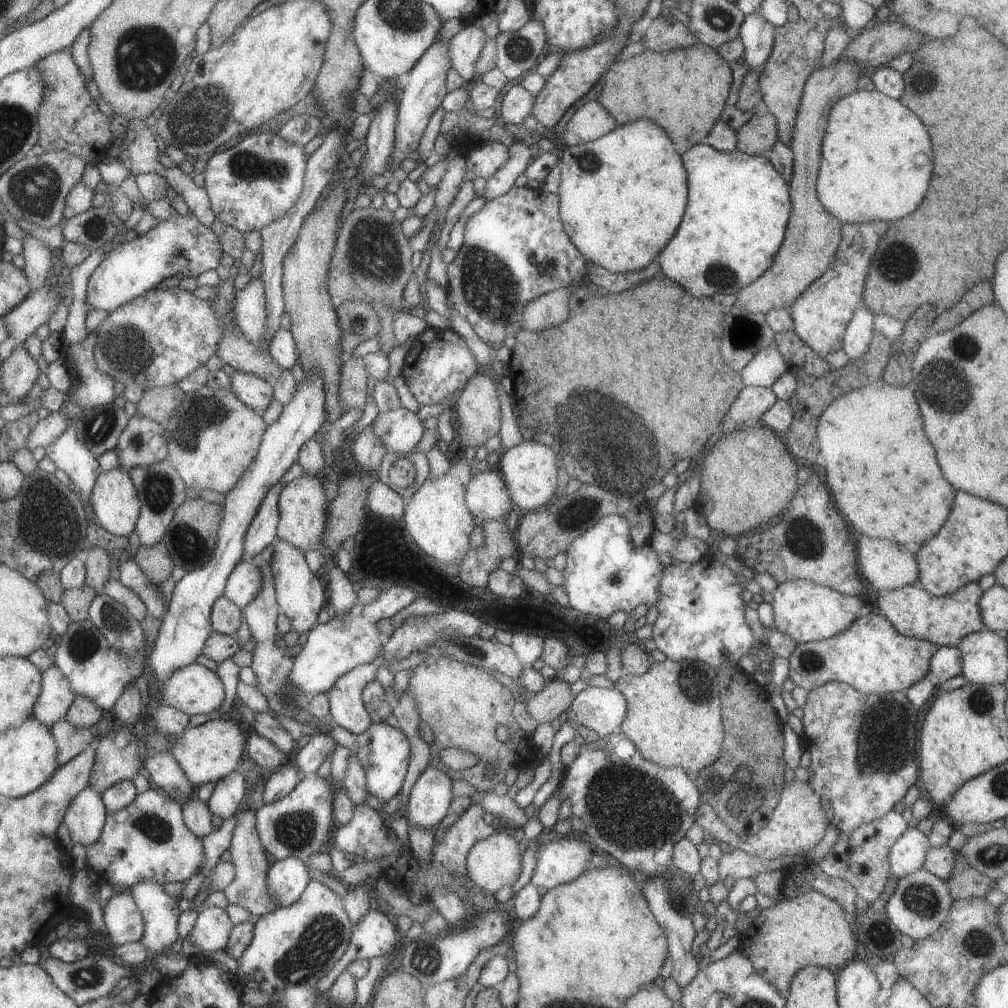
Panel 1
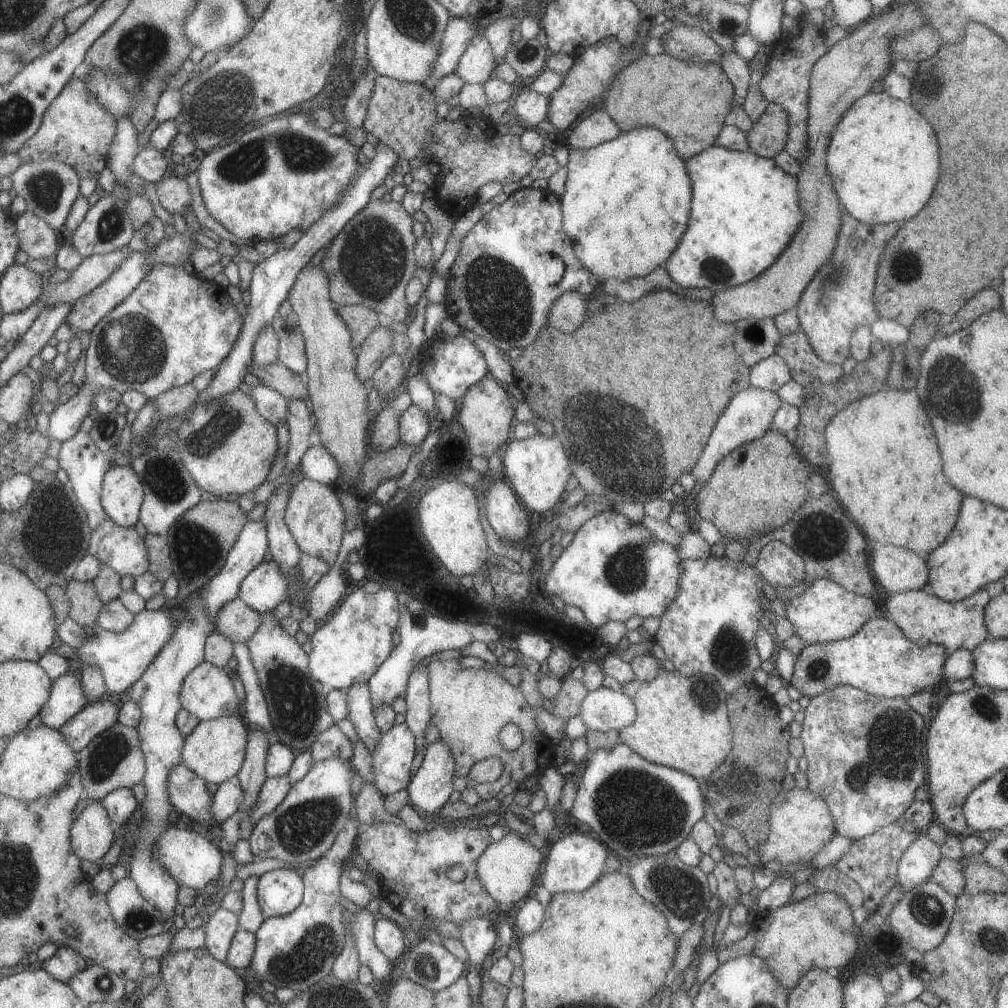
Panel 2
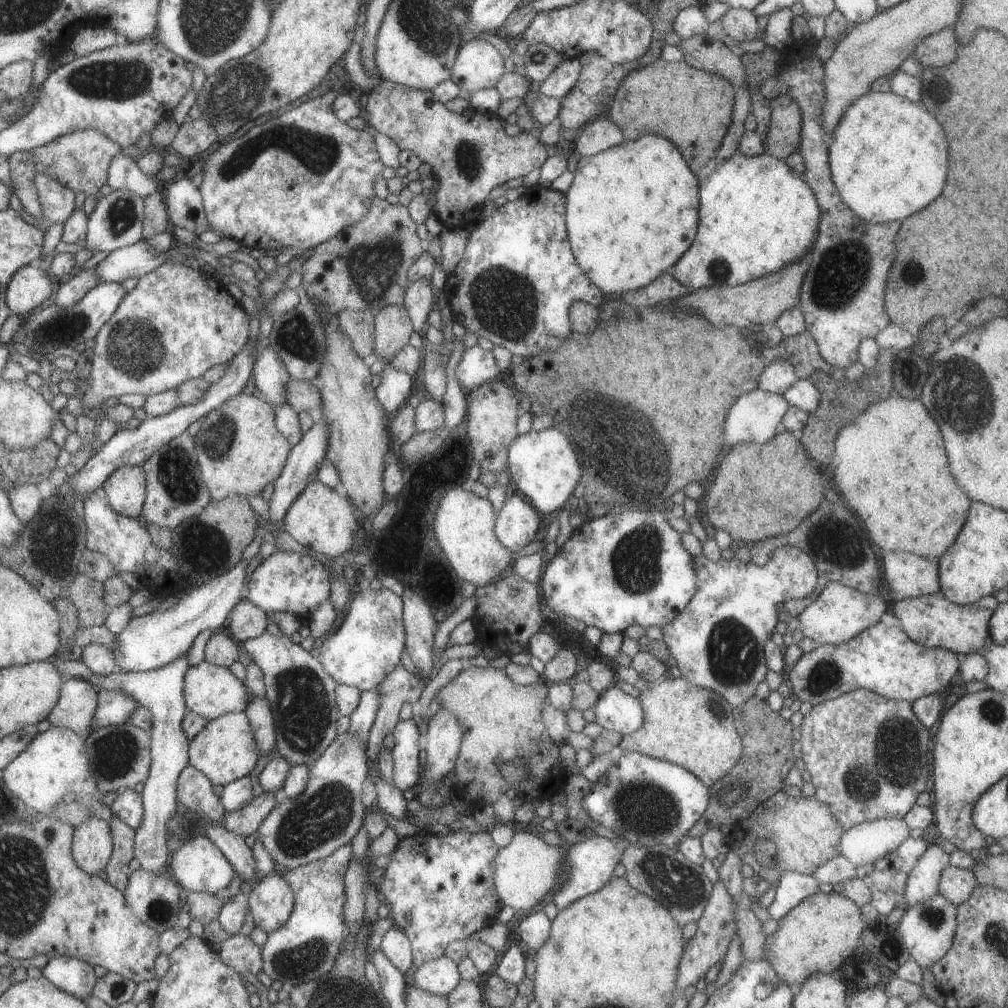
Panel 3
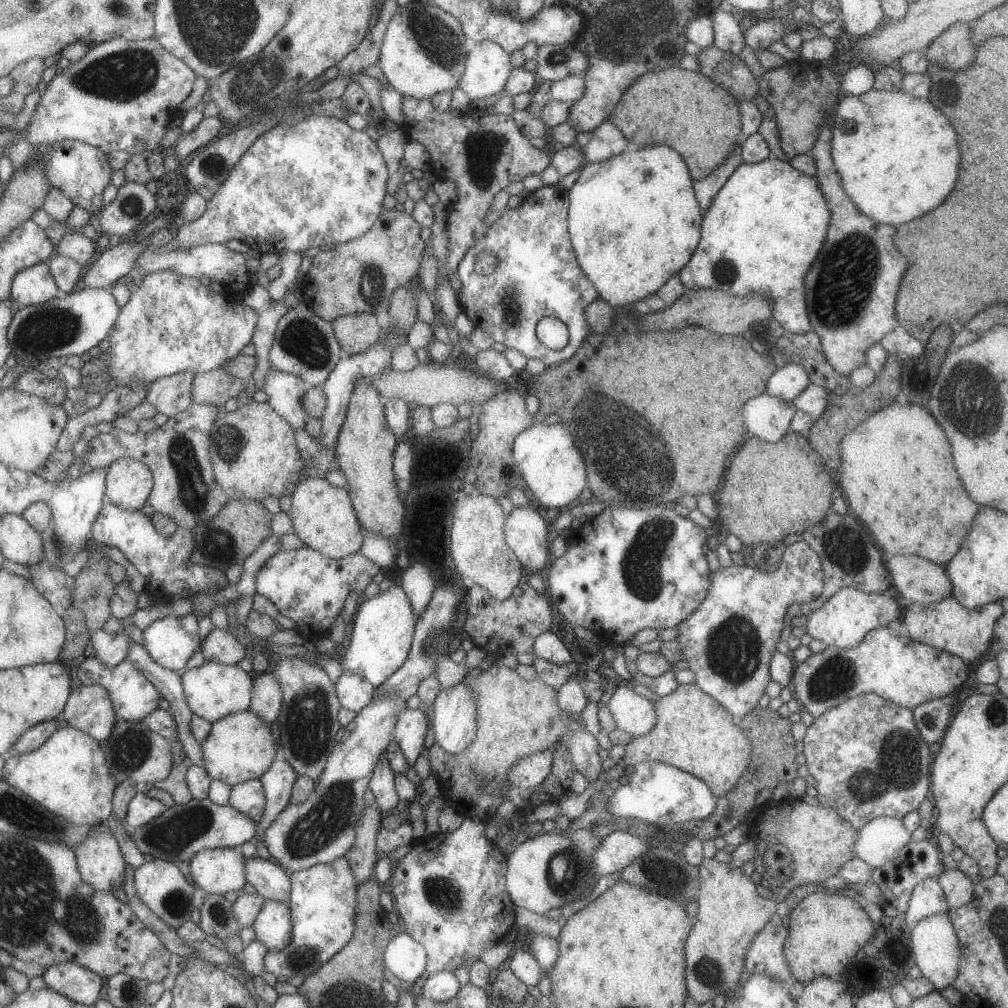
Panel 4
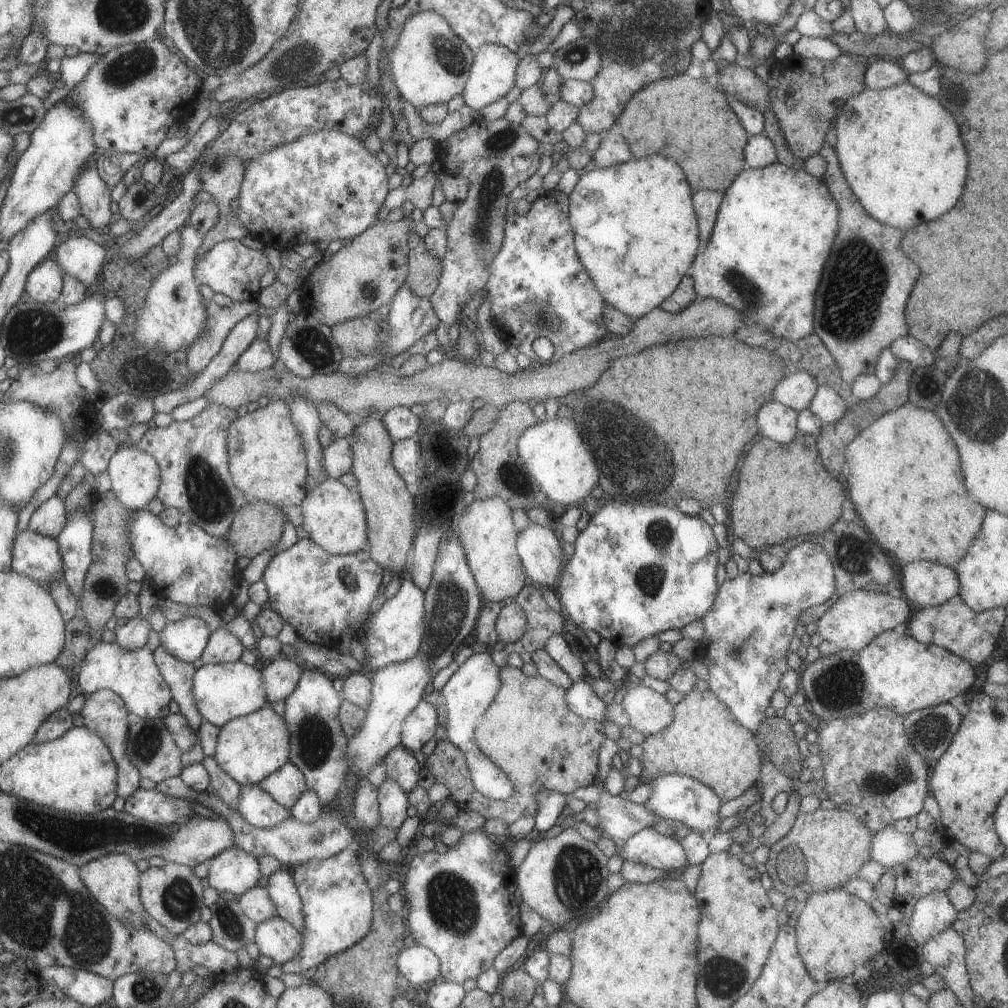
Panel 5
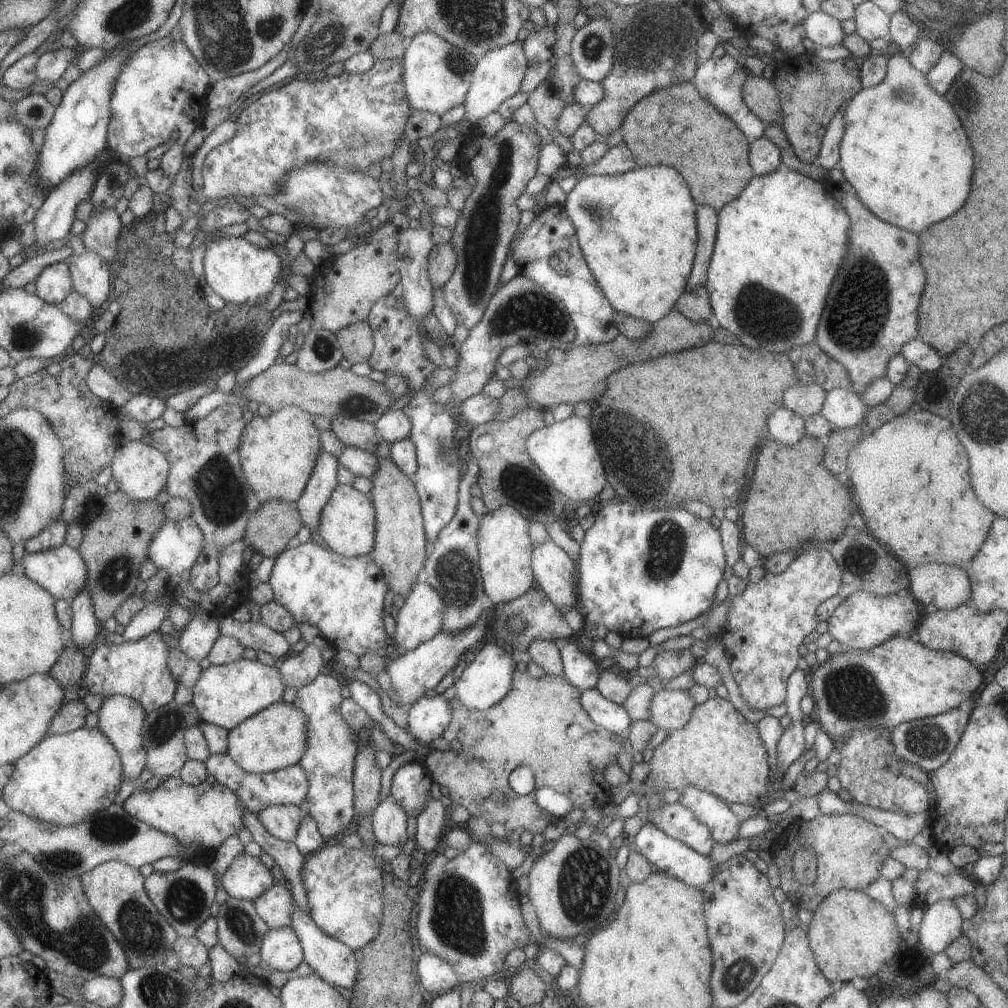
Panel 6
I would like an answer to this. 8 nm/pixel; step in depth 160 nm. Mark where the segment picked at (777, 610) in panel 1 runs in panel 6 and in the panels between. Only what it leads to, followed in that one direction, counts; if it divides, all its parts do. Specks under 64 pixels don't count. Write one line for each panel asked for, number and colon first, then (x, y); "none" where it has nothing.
2: (824, 611)
3: (838, 613)
4: (845, 617)
5: (855, 618)
6: (863, 620)

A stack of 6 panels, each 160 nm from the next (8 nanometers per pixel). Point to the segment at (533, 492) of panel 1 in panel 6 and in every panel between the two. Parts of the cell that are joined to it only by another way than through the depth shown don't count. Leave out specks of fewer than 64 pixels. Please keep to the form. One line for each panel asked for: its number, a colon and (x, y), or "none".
2: (536, 468)
3: (541, 464)
4: (549, 463)
5: (553, 452)
6: (565, 453)

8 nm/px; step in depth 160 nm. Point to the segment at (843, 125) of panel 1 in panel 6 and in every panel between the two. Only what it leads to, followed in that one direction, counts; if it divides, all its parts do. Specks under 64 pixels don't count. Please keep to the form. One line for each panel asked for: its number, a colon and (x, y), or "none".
2: (883, 160)
3: (887, 156)
4: (896, 156)
5: (899, 149)
6: (903, 150)

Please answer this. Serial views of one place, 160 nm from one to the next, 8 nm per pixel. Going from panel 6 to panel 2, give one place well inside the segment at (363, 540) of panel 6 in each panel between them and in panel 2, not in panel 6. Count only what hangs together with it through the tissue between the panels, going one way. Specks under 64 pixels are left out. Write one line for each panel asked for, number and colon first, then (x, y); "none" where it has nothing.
2: (313, 514)
3: (320, 518)
4: (322, 515)
5: (334, 518)

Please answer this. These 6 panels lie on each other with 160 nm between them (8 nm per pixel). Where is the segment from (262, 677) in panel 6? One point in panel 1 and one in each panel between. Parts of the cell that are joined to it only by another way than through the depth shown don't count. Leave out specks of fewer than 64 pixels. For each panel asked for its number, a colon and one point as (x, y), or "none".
1: (193, 689)
2: (206, 692)
3: (210, 691)
4: (211, 691)
5: (222, 692)

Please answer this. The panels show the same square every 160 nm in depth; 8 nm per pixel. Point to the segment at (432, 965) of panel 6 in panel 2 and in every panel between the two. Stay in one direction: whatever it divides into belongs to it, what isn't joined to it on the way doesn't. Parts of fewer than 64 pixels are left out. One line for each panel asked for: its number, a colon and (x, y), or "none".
2: (388, 937)
3: (394, 945)
4: (406, 959)
5: (418, 964)

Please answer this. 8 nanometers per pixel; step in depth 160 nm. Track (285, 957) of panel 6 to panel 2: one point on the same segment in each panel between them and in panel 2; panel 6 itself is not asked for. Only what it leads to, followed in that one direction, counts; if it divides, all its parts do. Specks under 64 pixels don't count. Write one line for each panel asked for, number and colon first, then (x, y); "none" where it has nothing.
2: (278, 891)
3: (270, 902)
4: (272, 926)
5: (276, 939)

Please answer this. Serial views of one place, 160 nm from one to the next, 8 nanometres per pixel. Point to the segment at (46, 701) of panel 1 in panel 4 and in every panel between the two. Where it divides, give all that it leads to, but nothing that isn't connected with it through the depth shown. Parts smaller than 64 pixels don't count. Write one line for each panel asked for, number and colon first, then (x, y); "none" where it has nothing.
2: (66, 698)
3: (75, 708)
4: (88, 709)

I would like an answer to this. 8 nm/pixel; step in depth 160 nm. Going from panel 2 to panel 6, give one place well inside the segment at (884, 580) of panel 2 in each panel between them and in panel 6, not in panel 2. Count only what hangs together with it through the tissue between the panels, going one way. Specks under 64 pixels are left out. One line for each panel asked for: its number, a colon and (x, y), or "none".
3: (908, 575)
4: (918, 580)
5: (925, 583)
6: (946, 587)

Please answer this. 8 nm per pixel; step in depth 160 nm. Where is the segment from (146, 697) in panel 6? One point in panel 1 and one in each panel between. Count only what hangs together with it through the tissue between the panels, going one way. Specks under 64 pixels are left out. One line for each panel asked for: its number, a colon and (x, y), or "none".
1: (70, 740)
2: (93, 718)
3: (113, 707)
4: (132, 697)
5: (131, 674)

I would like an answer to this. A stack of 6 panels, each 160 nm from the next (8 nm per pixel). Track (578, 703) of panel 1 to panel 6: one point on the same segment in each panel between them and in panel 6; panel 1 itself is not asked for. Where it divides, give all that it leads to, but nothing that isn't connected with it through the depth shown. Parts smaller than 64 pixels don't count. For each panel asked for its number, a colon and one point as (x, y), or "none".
2: (604, 709)
3: (616, 711)
4: (632, 713)
5: (648, 711)
6: (669, 709)

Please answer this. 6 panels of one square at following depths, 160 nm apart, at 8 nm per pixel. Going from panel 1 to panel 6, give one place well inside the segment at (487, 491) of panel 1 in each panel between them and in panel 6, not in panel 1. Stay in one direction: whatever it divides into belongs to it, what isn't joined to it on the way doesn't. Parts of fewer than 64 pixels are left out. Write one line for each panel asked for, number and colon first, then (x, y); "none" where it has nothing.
2: (503, 509)
3: (516, 523)
4: (525, 532)
5: (540, 551)
6: (554, 573)

